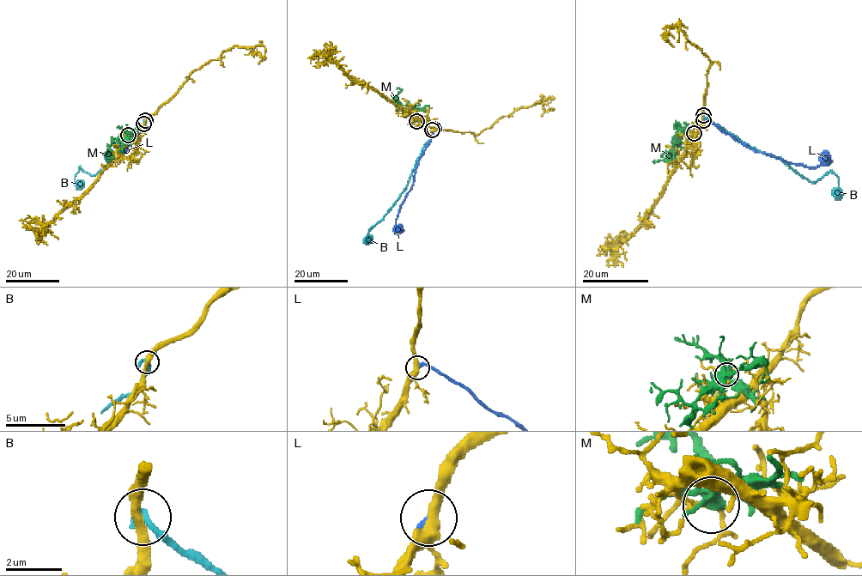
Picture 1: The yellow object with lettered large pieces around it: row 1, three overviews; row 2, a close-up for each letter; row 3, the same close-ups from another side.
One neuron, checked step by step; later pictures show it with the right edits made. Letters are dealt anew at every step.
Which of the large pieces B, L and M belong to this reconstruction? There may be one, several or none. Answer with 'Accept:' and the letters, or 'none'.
Accept: L

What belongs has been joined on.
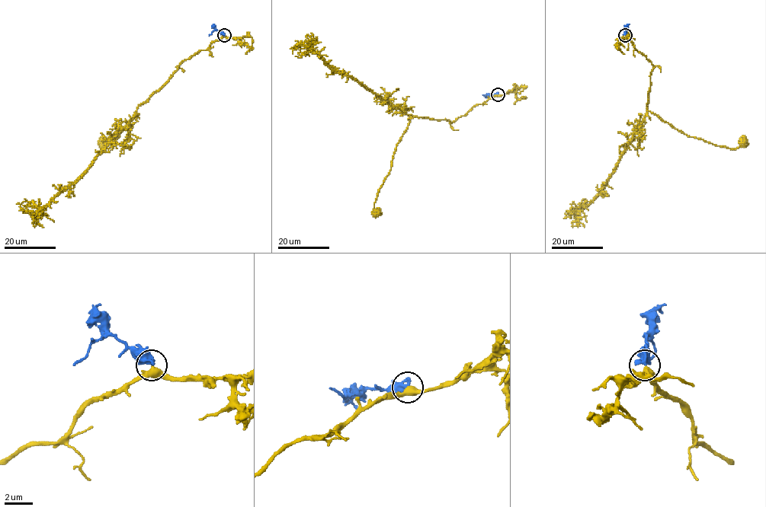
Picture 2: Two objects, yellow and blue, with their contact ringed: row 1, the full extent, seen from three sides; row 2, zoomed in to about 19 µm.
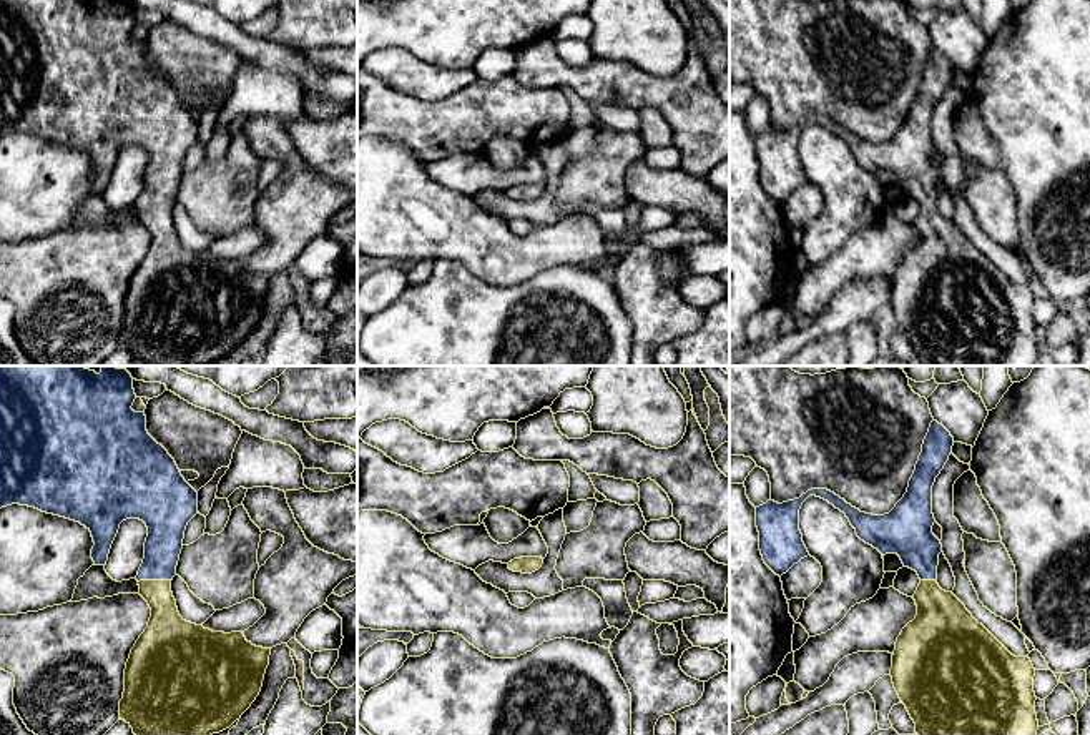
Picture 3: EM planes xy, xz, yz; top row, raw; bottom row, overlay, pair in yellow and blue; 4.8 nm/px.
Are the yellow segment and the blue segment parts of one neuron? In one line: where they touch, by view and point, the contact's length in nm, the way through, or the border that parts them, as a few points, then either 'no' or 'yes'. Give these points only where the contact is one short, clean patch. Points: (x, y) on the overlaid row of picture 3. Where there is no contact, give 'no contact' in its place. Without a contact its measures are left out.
xy (153, 581) | 160 nm | yes

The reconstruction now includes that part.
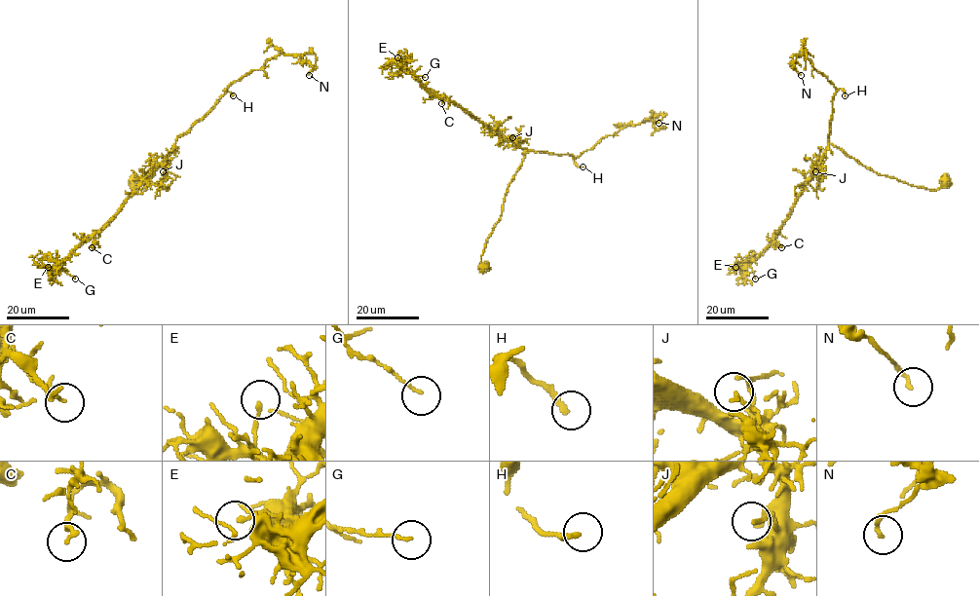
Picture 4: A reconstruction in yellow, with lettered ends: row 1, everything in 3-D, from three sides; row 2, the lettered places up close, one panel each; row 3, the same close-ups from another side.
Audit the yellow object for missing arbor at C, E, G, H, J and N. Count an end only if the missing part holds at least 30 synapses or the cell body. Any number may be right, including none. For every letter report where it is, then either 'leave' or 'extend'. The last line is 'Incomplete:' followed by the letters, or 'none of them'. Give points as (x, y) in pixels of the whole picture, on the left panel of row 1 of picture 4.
C: at (92, 247); leave
E: at (48, 267); leave
G: at (75, 279); leave
H: at (233, 95); leave
J: at (163, 171); leave
N: at (309, 75); leave
Incomplete: none of them

